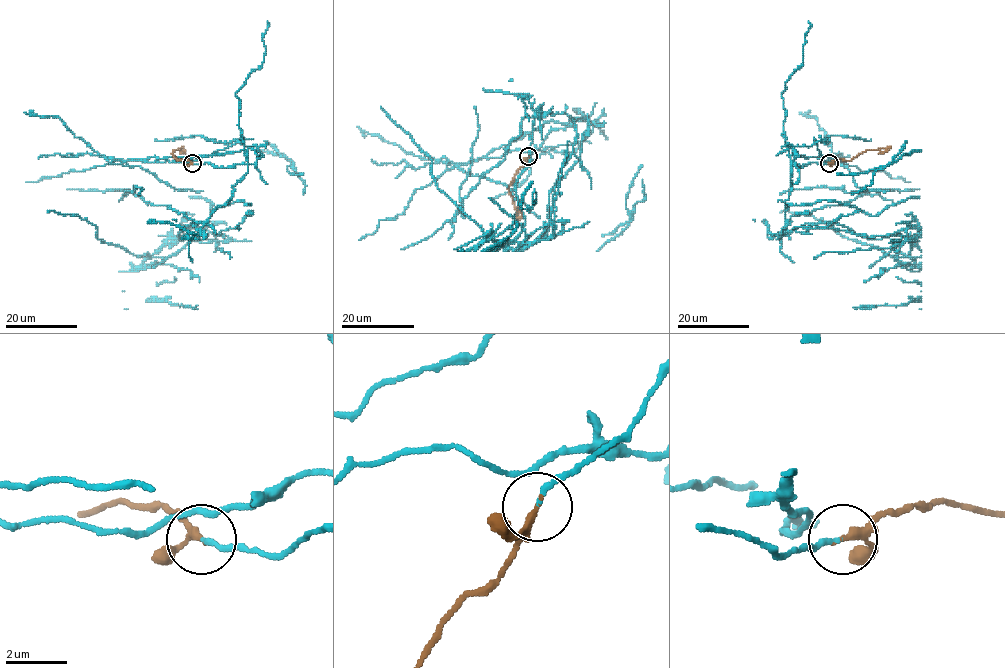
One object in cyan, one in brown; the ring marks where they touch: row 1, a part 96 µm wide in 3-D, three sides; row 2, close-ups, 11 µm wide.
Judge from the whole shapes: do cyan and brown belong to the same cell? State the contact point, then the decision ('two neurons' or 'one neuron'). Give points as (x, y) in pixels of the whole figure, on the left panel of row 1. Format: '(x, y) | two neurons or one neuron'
(192, 163) | two neurons

